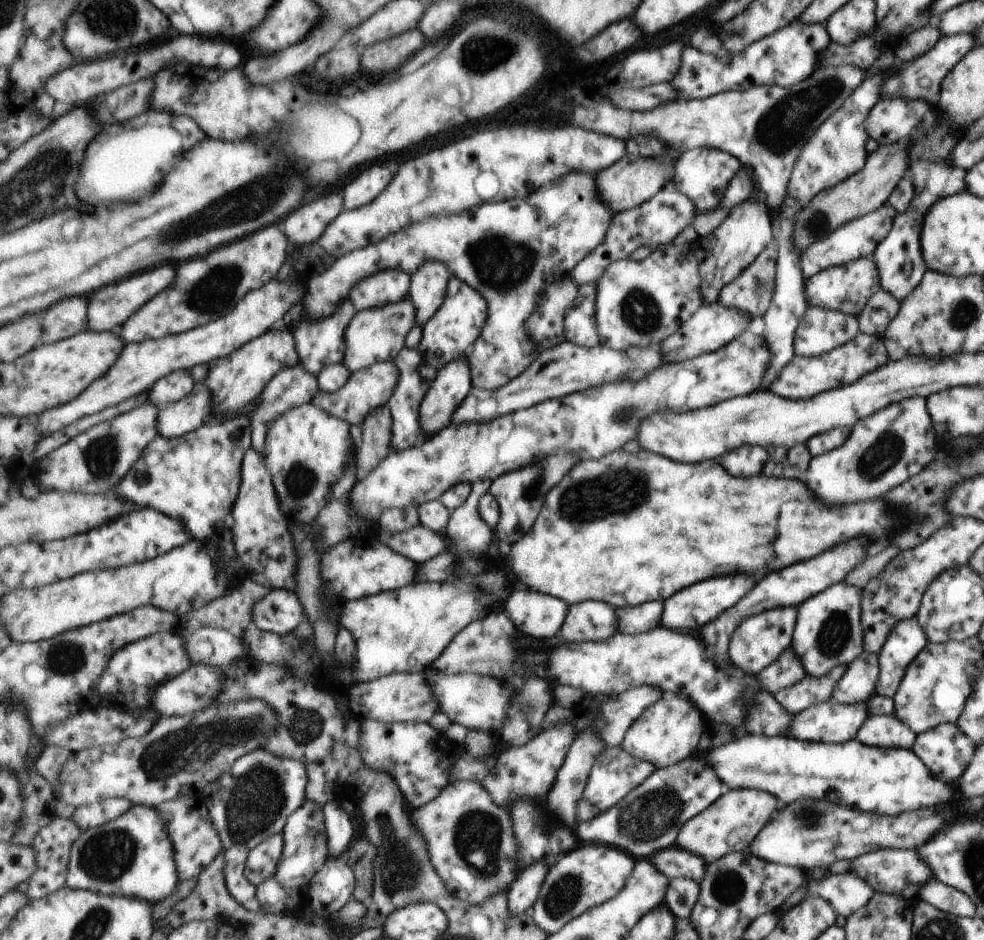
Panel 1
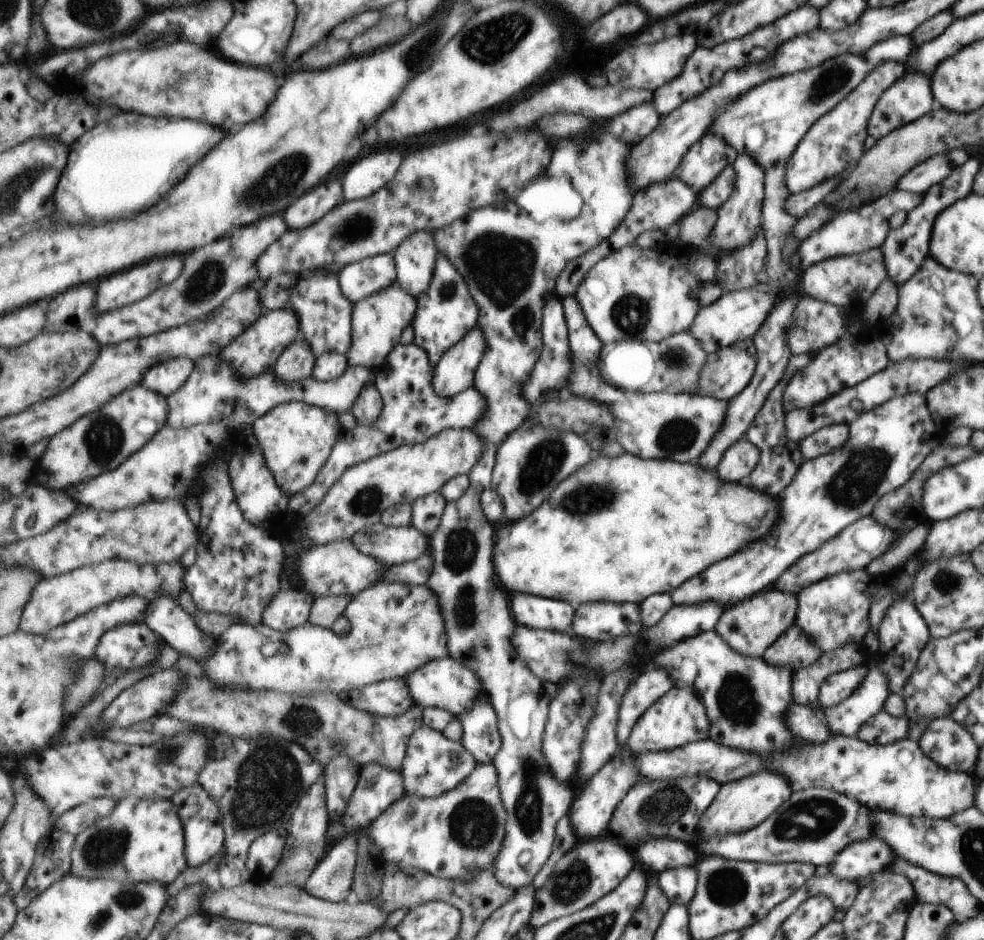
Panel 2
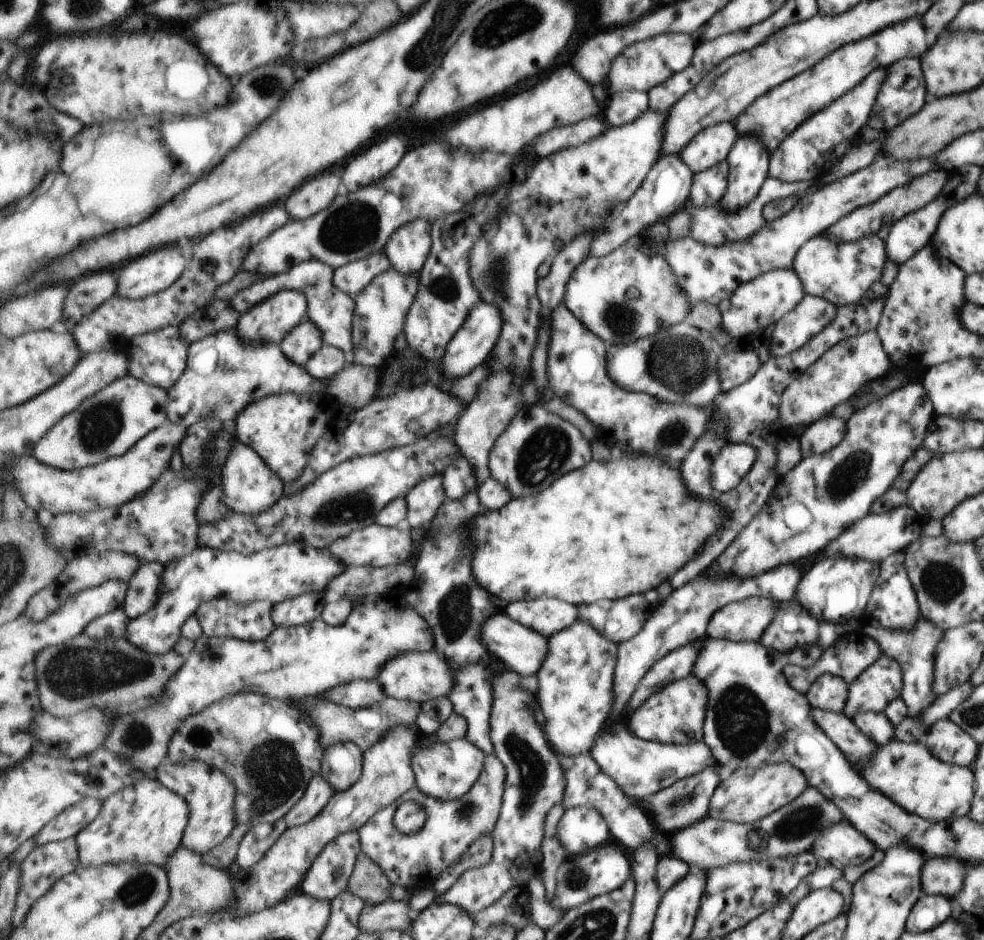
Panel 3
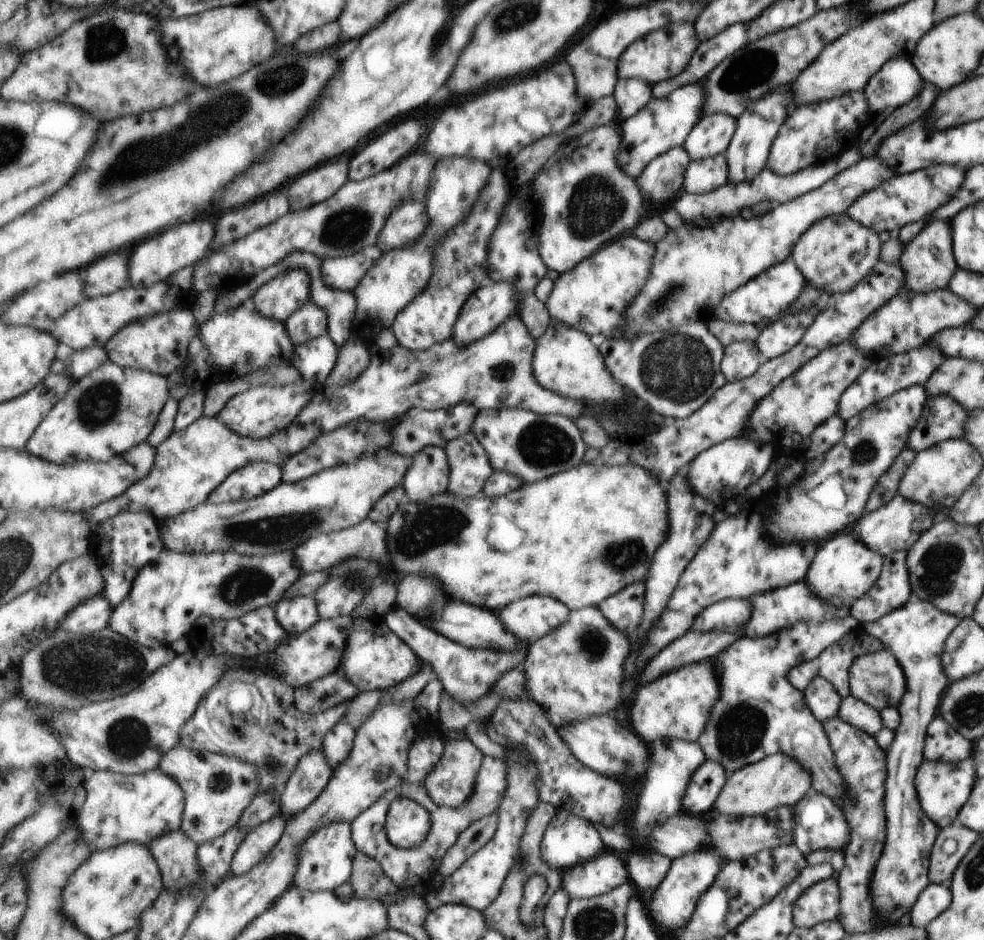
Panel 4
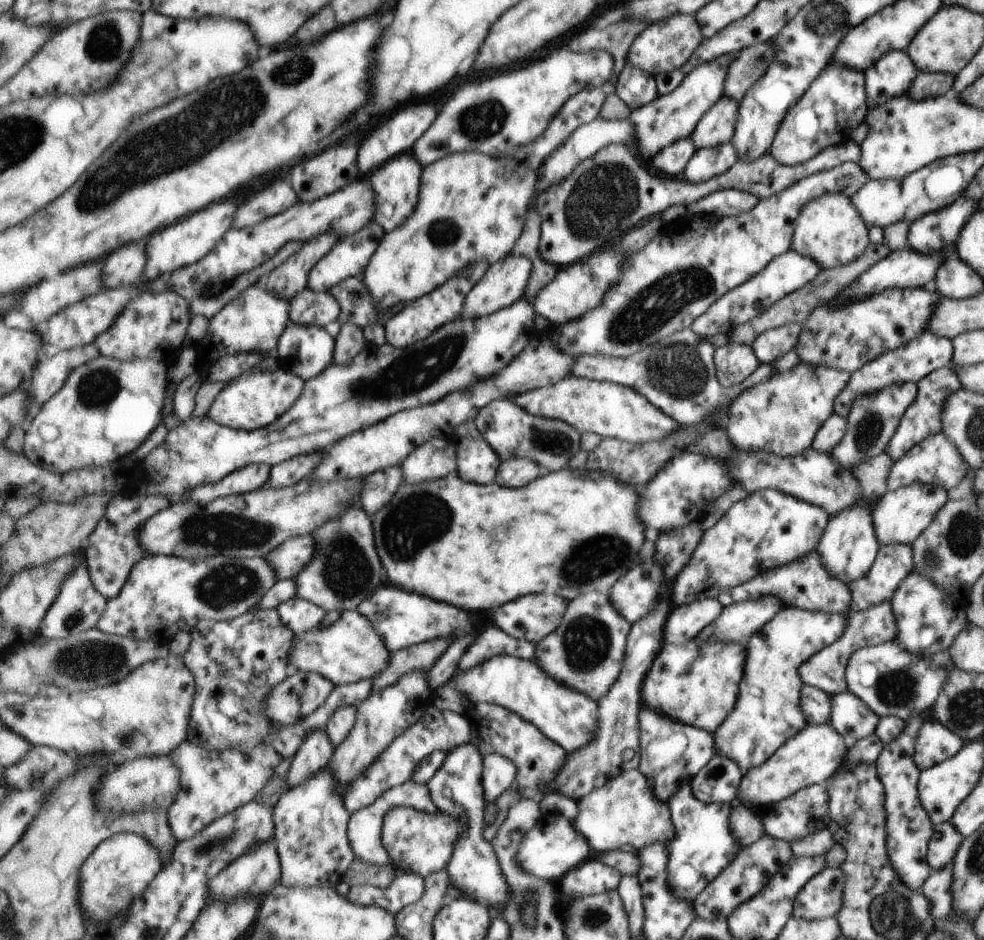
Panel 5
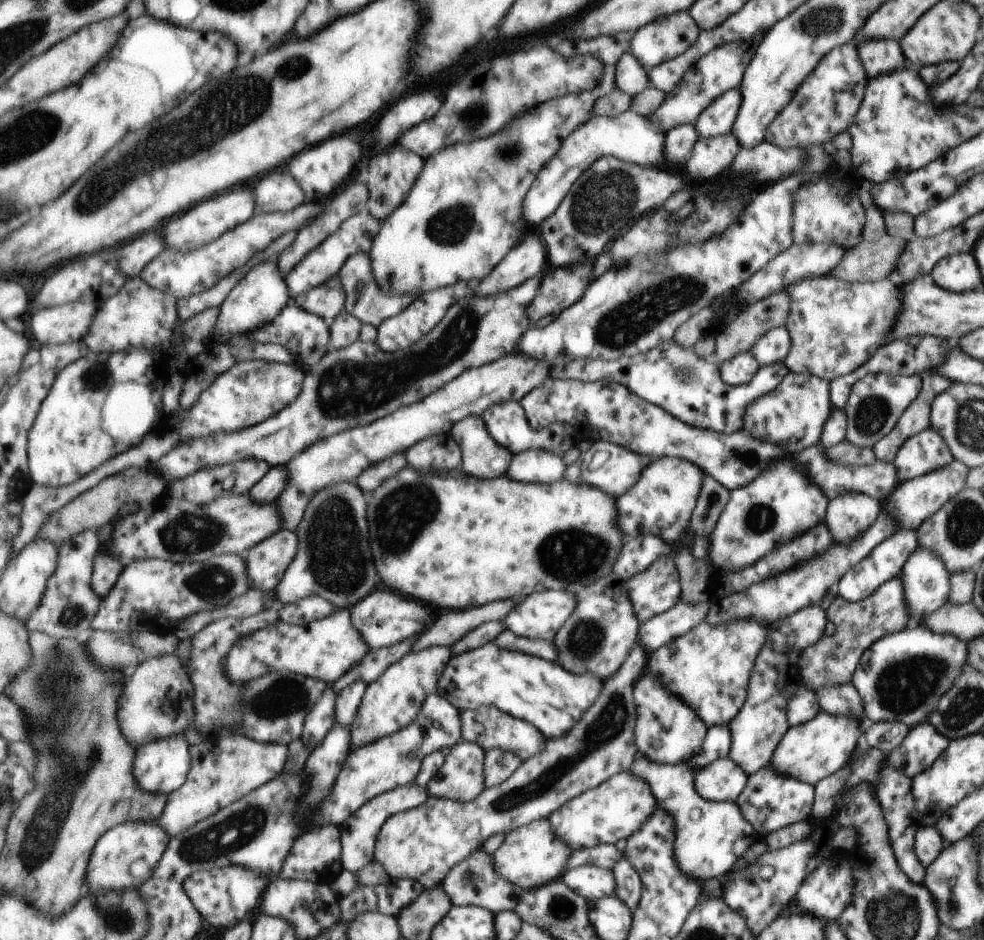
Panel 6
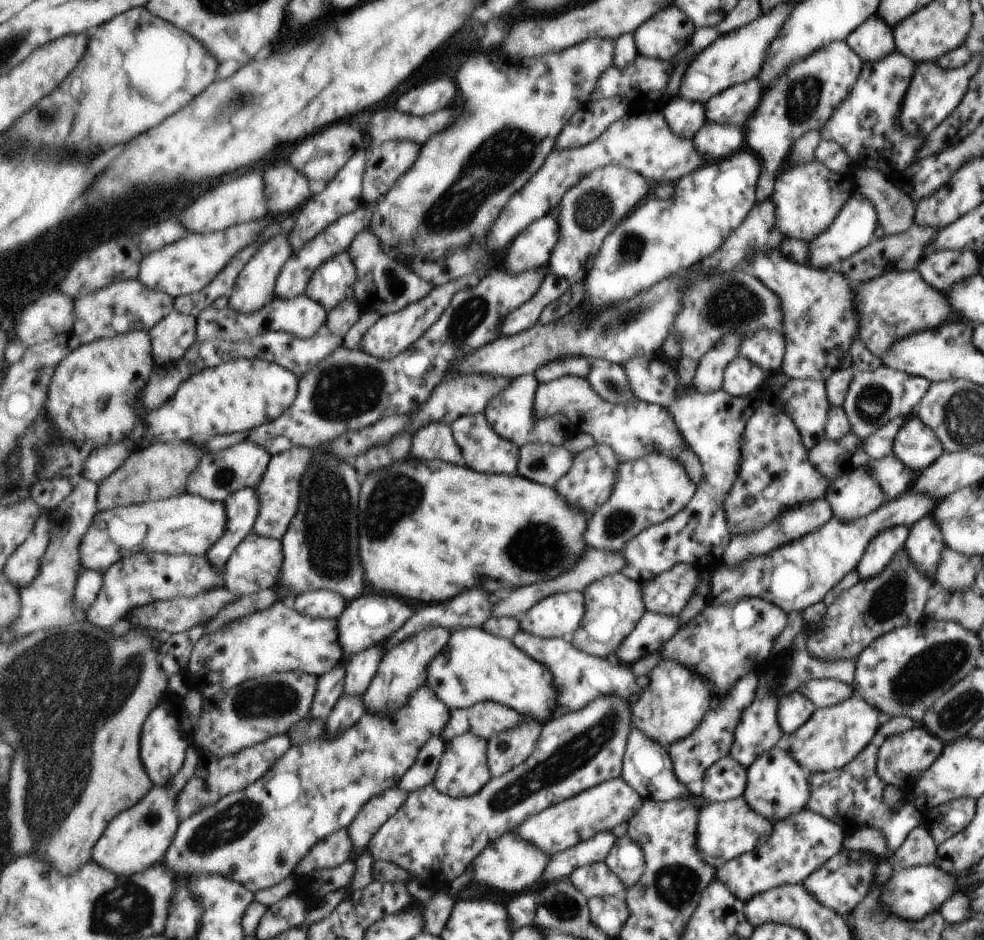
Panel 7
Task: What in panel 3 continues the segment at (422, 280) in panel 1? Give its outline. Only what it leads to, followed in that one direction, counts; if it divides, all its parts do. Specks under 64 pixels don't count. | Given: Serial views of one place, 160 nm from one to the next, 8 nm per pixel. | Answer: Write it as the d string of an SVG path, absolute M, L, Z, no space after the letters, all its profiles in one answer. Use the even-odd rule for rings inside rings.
M417 219L392 236L385 254L397 272L417 275L422 272L433 243L432 224L427 219Z

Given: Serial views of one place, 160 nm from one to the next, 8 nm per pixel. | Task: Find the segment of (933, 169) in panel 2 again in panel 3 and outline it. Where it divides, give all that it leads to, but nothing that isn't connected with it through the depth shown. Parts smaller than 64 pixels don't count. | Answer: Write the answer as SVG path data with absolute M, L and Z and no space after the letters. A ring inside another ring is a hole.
M877 155L869 166L803 195L793 209L779 218L766 221L755 234L745 240L718 247L701 244L691 236L676 241L667 240L665 258L676 276L678 285L686 292L690 300L690 308L701 301L717 306L740 284L775 269L791 269L796 252L803 244L815 235L825 233L833 223L848 215L849 212L855 211L857 207L875 203L877 199L887 195L894 188L937 170L942 169L933 158L901 162Z

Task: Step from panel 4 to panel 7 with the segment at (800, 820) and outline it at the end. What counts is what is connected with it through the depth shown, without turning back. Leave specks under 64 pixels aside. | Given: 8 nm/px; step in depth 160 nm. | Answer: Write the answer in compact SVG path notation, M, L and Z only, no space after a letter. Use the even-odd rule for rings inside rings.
M780 744L759 756L747 768L747 786L744 788L742 797L751 806L753 812L774 825L805 810L810 798L808 775L805 769L793 760L783 744Z

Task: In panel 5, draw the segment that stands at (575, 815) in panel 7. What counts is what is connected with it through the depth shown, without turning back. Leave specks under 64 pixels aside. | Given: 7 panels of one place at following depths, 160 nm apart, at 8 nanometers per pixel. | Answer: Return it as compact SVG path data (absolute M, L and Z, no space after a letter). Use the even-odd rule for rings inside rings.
M638 771L624 772L577 801L579 814L574 825L586 836L588 843L597 852L619 849L623 844L642 849L654 843L665 845L674 838L674 824L668 805L652 795L647 778Z

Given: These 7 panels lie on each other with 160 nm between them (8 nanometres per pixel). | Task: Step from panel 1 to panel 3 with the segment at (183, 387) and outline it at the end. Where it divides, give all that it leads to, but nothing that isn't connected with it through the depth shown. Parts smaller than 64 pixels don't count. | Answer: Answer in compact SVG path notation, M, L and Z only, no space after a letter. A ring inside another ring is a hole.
M167 327L131 340L130 374L147 384L164 388L167 392L175 387L177 381L188 367L190 346L180 337L179 327Z

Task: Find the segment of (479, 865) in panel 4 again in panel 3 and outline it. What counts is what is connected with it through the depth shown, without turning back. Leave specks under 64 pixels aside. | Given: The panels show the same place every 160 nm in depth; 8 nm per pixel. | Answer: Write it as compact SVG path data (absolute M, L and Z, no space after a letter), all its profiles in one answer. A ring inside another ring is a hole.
M509 668L497 669L492 680L494 705L492 708L491 734L495 747L495 754L505 765L507 786L504 790L503 807L500 812L500 820L496 830L493 832L494 851L488 865L480 869L471 869L464 872L461 878L442 896L437 896L435 903L451 903L473 916L482 910L488 909L494 902L497 902L506 892L512 888L519 887L527 889L527 884L538 875L539 865L543 854L541 844L544 843L546 835L546 821L553 807L564 804L565 791L568 788L568 780L565 776L560 758L551 748L542 726L534 715L535 694L531 694L522 685L522 675L513 672Z

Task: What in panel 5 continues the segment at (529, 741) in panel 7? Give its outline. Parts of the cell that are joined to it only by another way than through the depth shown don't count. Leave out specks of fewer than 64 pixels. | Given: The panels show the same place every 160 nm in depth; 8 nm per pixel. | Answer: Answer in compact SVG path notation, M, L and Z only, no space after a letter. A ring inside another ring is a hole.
M499 753L484 755L484 789L486 800L494 803L505 790L513 786L518 775L517 765Z

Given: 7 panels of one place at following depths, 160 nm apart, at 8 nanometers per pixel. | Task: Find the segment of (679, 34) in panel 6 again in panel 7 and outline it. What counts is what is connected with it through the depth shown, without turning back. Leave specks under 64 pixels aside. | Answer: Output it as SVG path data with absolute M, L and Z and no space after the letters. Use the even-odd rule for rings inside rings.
M675 6L665 7L632 32L636 51L642 57L669 61L691 43L696 27Z

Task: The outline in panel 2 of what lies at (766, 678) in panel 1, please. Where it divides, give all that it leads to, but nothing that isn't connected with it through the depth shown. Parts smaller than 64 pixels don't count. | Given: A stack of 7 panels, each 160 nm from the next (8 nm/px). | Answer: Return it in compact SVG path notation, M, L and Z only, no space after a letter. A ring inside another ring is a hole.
M794 622L761 658L772 667L787 667L795 674L802 668L815 663L821 656L818 646L797 628Z

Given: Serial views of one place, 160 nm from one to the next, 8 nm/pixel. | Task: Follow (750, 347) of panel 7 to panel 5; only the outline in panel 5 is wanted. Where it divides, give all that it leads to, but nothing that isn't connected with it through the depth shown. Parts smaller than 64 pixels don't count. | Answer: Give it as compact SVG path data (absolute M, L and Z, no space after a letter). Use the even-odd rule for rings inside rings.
M786 324L763 332L752 342L751 348L760 363L772 364L795 348L800 335L800 324Z

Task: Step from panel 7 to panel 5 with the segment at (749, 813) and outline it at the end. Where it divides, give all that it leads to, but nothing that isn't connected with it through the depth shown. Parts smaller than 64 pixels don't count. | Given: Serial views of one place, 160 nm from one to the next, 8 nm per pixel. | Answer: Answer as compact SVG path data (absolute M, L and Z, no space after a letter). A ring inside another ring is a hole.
M689 781L682 783L667 802L675 832L674 838L666 844L667 881L674 897L693 902L705 885L711 883L736 858L740 845L732 836L728 819L732 806L698 801L688 784Z

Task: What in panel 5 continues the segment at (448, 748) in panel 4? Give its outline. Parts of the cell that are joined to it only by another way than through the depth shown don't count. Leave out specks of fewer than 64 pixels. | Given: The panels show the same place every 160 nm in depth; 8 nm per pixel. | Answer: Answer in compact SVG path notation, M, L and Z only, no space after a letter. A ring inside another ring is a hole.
M469 742L452 750L428 787L439 810L456 817L464 826L453 858L446 868L450 874L450 884L457 887L464 898L477 900L490 908L506 905L512 899L511 886L502 871L492 841L485 840L483 836L489 802L484 789L484 755L480 748Z

